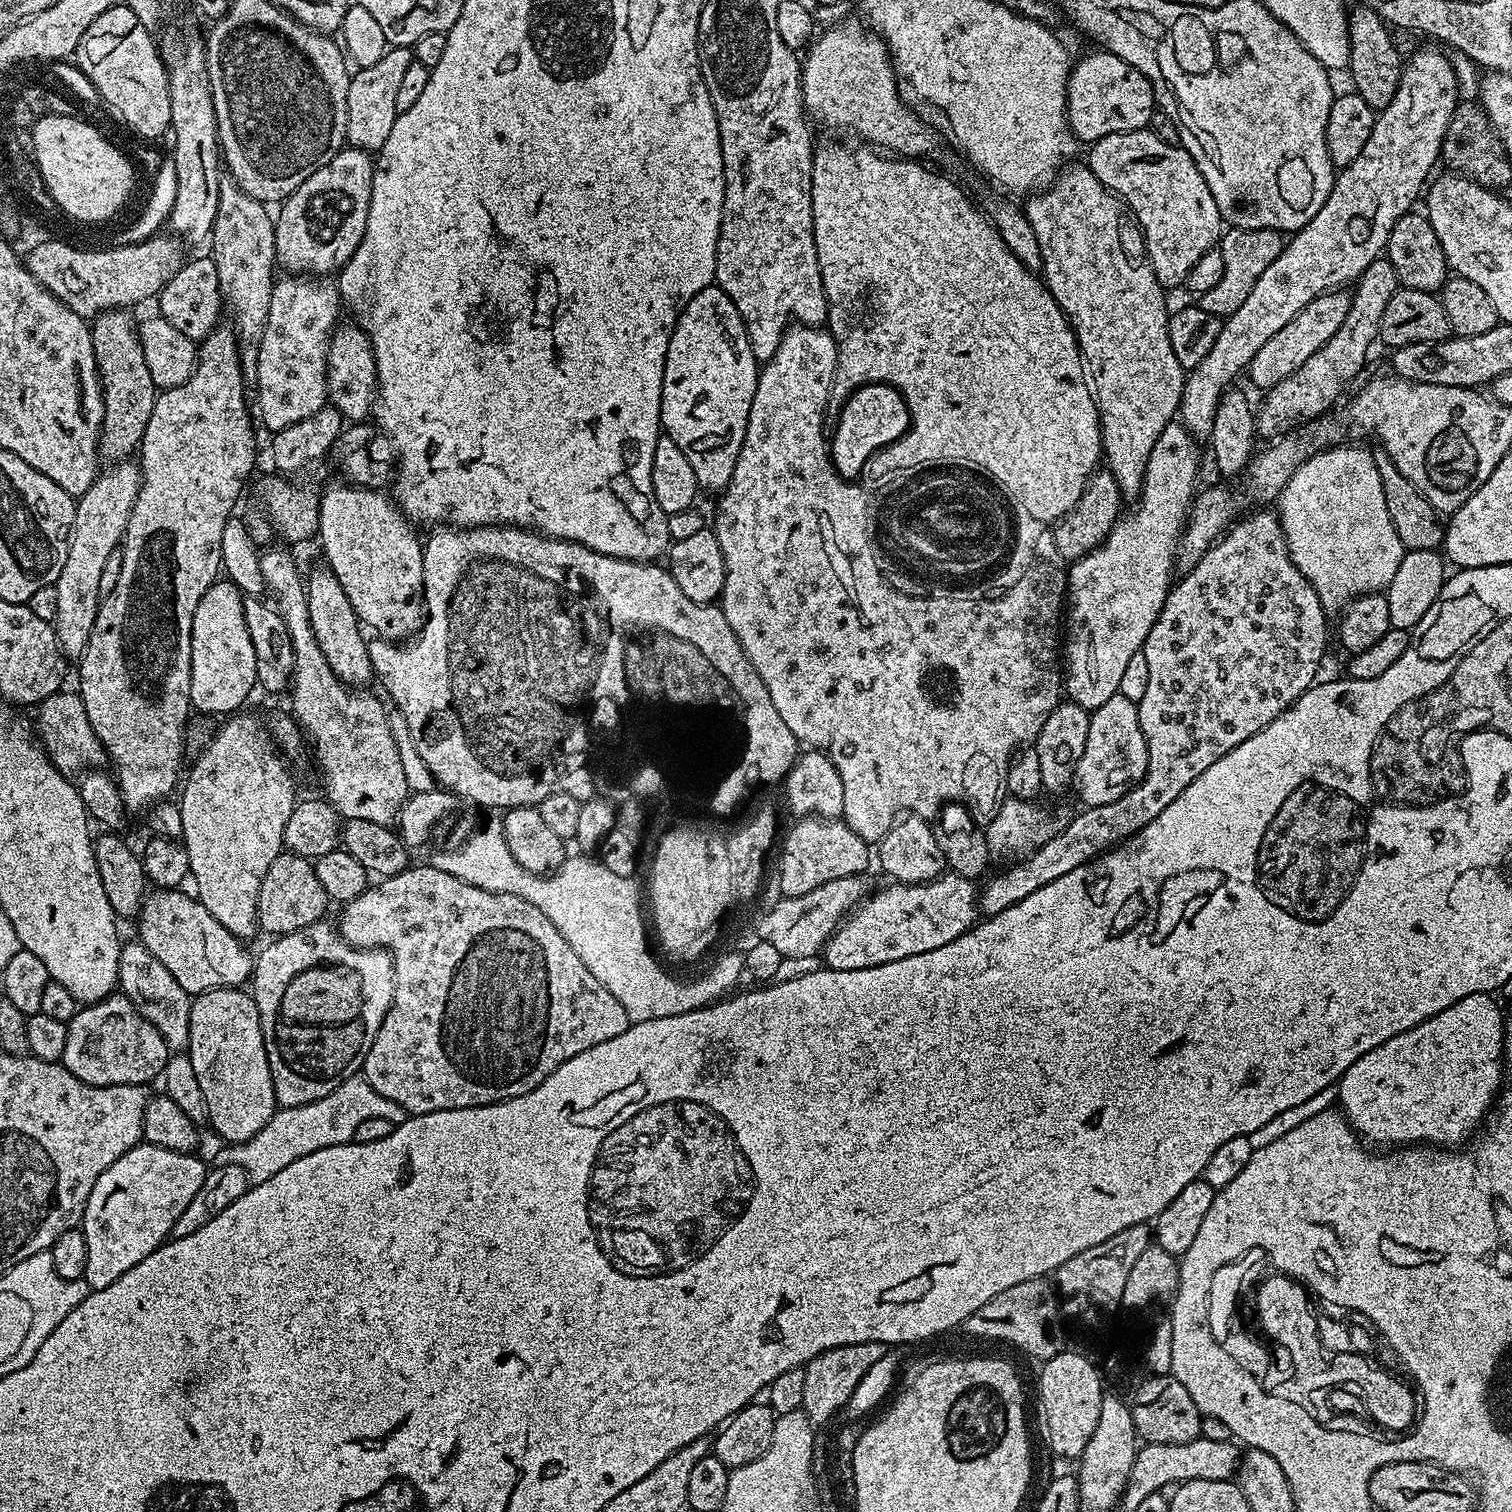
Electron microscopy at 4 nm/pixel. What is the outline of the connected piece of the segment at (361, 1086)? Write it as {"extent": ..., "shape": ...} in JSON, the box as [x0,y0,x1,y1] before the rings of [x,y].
{"extent":[214,1075,406,1185],"shape":[[[363,1075],[351,1076],[342,1082],[326,1098],[318,1098],[314,1102],[306,1102],[306,1106],[280,1108],[250,1138],[241,1144],[220,1146],[214,1158],[216,1164],[237,1164],[246,1170],[249,1185],[266,1182],[266,1178],[274,1178],[278,1170],[286,1170],[290,1162],[298,1162],[298,1158],[306,1158],[306,1154],[314,1154],[314,1150],[322,1150],[326,1146],[351,1144],[354,1141],[354,1130],[358,1130],[361,1122],[366,1118],[386,1118],[391,1124],[398,1125],[406,1119],[406,1113],[398,1102],[390,1102],[390,1098],[382,1098],[370,1082],[366,1082]]]}

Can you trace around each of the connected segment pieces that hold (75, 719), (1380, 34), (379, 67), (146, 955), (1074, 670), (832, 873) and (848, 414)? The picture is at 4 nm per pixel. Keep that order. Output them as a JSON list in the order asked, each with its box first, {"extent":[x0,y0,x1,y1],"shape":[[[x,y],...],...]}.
[{"extent":[34,690,106,774],"shape":[[[61,690],[55,692],[50,698],[40,701],[38,711],[40,713],[34,716],[34,732],[38,737],[40,746],[44,753],[50,758],[50,762],[58,771],[65,774],[83,773],[85,770],[100,770],[105,767],[106,753],[102,742],[98,742],[98,738],[94,734],[94,730],[90,726],[90,718],[86,718],[86,710],[82,706],[79,695],[75,691]]]},{"extent":[1346,3,1402,110],"shape":[[[1357,3],[1348,14],[1348,37],[1350,38],[1350,58],[1346,69],[1347,75],[1352,75],[1351,86],[1354,92],[1360,95],[1375,110],[1390,106],[1390,98],[1400,85],[1400,70],[1402,67],[1402,56],[1392,41],[1393,33],[1389,25],[1385,24],[1378,13],[1370,10],[1363,3]]]},{"extent":[346,47,414,154],"shape":[[[389,47],[374,66],[356,68],[351,73],[350,94],[346,94],[346,134],[347,143],[353,148],[361,148],[369,154],[379,153],[380,148],[390,138],[394,122],[398,115],[398,89],[406,70],[414,63],[414,52],[411,47]]]},{"extent":[118,942,193,1053],"shape":[[[139,942],[125,943],[121,947],[118,974],[119,991],[138,1009],[142,1018],[146,1018],[146,1022],[150,1022],[150,1026],[154,1026],[154,1030],[162,1034],[169,1053],[183,1053],[190,1038],[193,997],[186,990],[182,990],[178,982],[174,982],[174,974],[170,974],[170,970],[166,970],[166,966],[162,966],[162,962],[158,962],[158,958],[154,958],[154,954],[150,954],[150,950],[146,950],[146,946]]]},{"extent":[1062,424,1200,710],"shape":[[[1168,424],[1166,430],[1158,434],[1154,450],[1150,450],[1139,497],[1129,507],[1133,508],[1121,515],[1110,534],[1094,551],[1081,560],[1071,561],[1067,569],[1066,631],[1062,636],[1062,660],[1066,665],[1066,696],[1071,703],[1091,710],[1118,695],[1126,665],[1134,654],[1143,649],[1150,626],[1154,626],[1166,602],[1168,589],[1174,583],[1176,543],[1184,533],[1188,511],[1198,492],[1196,475],[1200,472],[1200,452],[1196,447],[1196,437],[1189,434],[1183,424]]]},{"extent":[778,818,870,896],"shape":[[[800,818],[795,821],[796,825],[789,830],[788,833],[783,833],[782,843],[780,848],[780,865],[778,871],[781,874],[782,880],[782,894],[783,896],[797,896],[798,894],[810,894],[810,890],[818,890],[818,886],[823,886],[826,882],[834,882],[834,878],[846,878],[847,876],[858,876],[867,873],[868,868],[868,848],[870,848],[869,841],[864,840],[858,834],[854,834],[854,830],[850,830],[850,826],[845,824],[843,819],[837,818],[834,820],[826,820],[823,818]]]},{"extent":[829,384,911,481],"shape":[[[888,384],[859,385],[841,407],[836,430],[830,436],[829,452],[839,476],[855,481],[861,477],[867,458],[904,436],[911,424],[911,416],[904,397]]]}]

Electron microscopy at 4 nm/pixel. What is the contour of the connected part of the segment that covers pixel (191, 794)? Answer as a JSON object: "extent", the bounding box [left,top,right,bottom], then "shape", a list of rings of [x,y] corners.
{"extent":[178,715,298,942],"shape":[[[233,715],[221,723],[225,724],[217,730],[216,737],[205,746],[192,769],[189,772],[187,769],[178,803],[182,814],[182,843],[190,858],[190,880],[196,883],[196,899],[214,914],[214,918],[218,918],[218,922],[222,922],[222,926],[226,926],[226,930],[230,930],[230,934],[248,942],[258,932],[256,911],[262,878],[266,878],[270,862],[285,851],[286,822],[298,802],[298,795],[296,784],[284,765],[285,757],[278,751],[265,721],[244,715]]]}

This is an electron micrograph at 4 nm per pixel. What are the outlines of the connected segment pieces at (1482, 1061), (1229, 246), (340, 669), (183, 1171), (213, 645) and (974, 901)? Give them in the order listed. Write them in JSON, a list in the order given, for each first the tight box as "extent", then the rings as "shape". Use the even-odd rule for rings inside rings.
[{"extent":[1338,992,1506,1146],"shape":[[[1487,992],[1470,994],[1470,998],[1462,998],[1458,1002],[1454,1002],[1454,1006],[1446,1006],[1446,1010],[1442,1010],[1442,1014],[1434,1014],[1418,1026],[1414,1026],[1402,1034],[1394,1034],[1394,1038],[1382,1042],[1382,1046],[1374,1046],[1374,1050],[1362,1054],[1362,1058],[1358,1058],[1358,1062],[1354,1062],[1354,1066],[1350,1066],[1350,1070],[1346,1070],[1346,1074],[1341,1076],[1338,1081],[1341,1104],[1339,1107],[1342,1109],[1344,1117],[1348,1119],[1348,1123],[1352,1125],[1352,1131],[1363,1137],[1365,1141],[1373,1140],[1376,1144],[1392,1144],[1388,1146],[1463,1145],[1465,1143],[1463,1140],[1468,1135],[1471,1137],[1485,1123],[1489,1113],[1493,1111],[1506,1071],[1504,1058],[1504,1022],[1506,1016],[1505,1013],[1500,1013],[1499,1006],[1492,999],[1493,997]]]},{"extent":[1198,227,1285,318],"shape":[[[1229,227],[1221,235],[1218,247],[1222,254],[1222,279],[1211,290],[1206,290],[1199,297],[1198,306],[1210,314],[1226,318],[1246,302],[1250,290],[1254,290],[1254,282],[1262,278],[1266,266],[1278,258],[1284,248],[1285,241],[1281,233],[1269,228],[1233,228]]]},{"extent":[304,566,374,686],"shape":[[[319,566],[312,573],[307,573],[304,593],[306,594],[306,610],[310,610],[310,627],[314,630],[314,638],[318,638],[318,646],[322,646],[322,655],[330,662],[330,670],[344,684],[364,686],[374,673],[368,640],[365,629],[354,614],[354,606],[350,606],[350,598],[346,598],[346,590],[342,590],[342,582],[334,578],[327,566]]]},{"extent":[82,1142,206,1289],"shape":[[[141,1142],[126,1150],[118,1162],[102,1170],[94,1182],[94,1190],[90,1190],[82,1221],[82,1231],[86,1238],[86,1270],[83,1280],[89,1289],[105,1288],[110,1286],[110,1282],[118,1282],[118,1278],[122,1278],[130,1266],[138,1266],[146,1254],[153,1252],[172,1236],[174,1222],[182,1218],[182,1210],[190,1206],[194,1194],[198,1194],[198,1186],[202,1186],[204,1181],[206,1164],[198,1157],[196,1154],[175,1152]]]},{"extent":[191,578,257,717],"shape":[[[227,578],[217,579],[202,594],[198,610],[194,610],[192,627],[191,707],[208,716],[227,717],[236,714],[257,687],[254,645],[243,614],[244,593]],[[228,712],[228,713],[227,713]]]},{"extent":[822,874,978,970],"shape":[[[945,874],[924,884],[889,883],[889,888],[869,895],[845,916],[835,934],[824,945],[822,960],[834,970],[866,970],[870,966],[882,966],[886,962],[898,962],[898,958],[910,958],[910,954],[926,954],[926,950],[938,950],[946,942],[954,942],[966,934],[978,920],[978,888],[975,883],[955,874]]]}]

